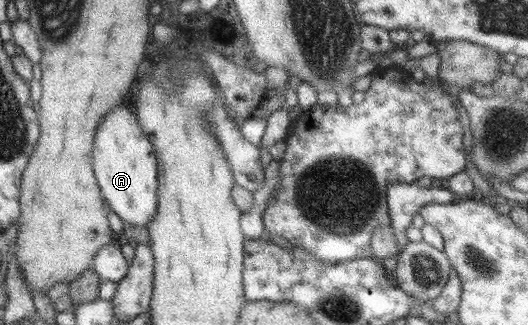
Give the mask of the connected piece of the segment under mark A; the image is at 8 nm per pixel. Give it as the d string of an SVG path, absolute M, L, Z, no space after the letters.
M120 104L103 116L94 134L91 156L94 178L106 208L116 213L123 223L134 227L147 227L157 206L157 161L152 144L142 133L136 116L128 107Z

